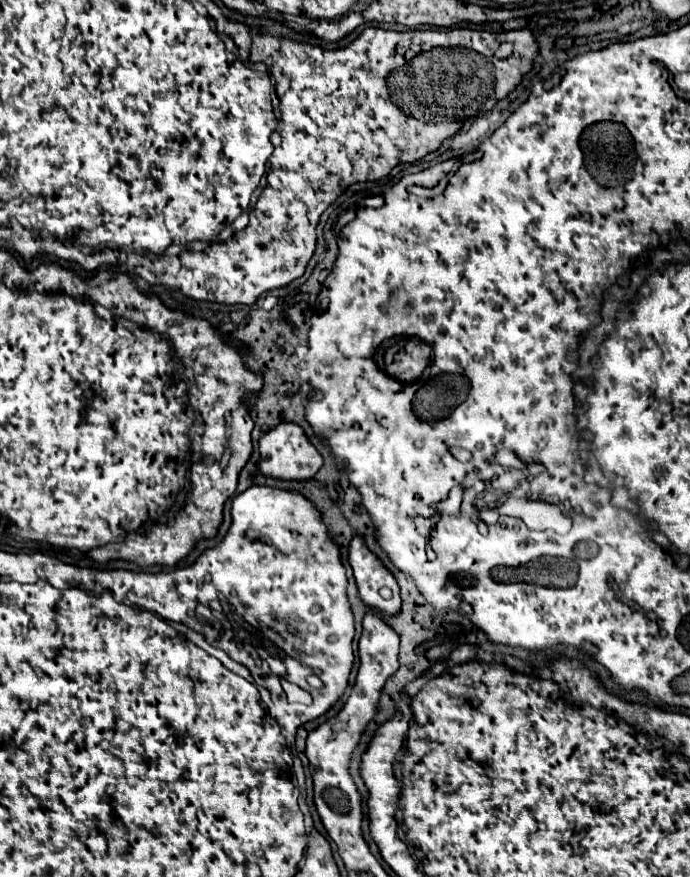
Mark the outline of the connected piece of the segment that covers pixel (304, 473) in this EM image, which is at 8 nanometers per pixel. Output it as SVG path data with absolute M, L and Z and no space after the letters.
M281 423L275 429L271 429L269 433L265 433L259 439L259 453L261 453L259 471L269 479L305 481L305 479L311 479L319 471L319 467L323 465L321 455L309 443L303 429L299 425L293 425L293 423Z

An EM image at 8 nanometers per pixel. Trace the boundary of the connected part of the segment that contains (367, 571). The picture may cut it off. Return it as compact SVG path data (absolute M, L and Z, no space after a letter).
M355 537L349 545L349 565L353 567L359 599L383 615L397 615L401 607L399 585L359 537Z

